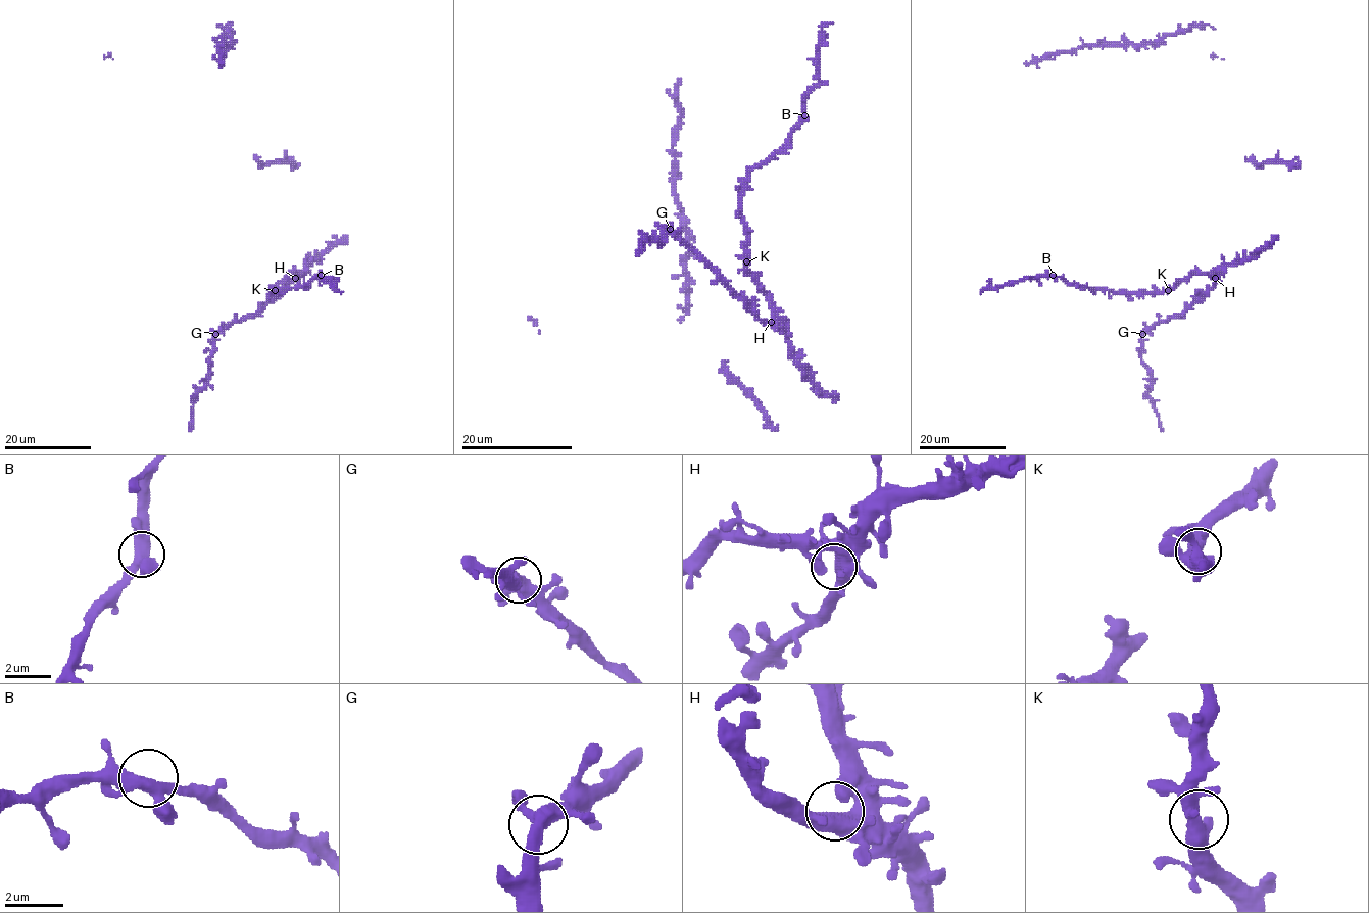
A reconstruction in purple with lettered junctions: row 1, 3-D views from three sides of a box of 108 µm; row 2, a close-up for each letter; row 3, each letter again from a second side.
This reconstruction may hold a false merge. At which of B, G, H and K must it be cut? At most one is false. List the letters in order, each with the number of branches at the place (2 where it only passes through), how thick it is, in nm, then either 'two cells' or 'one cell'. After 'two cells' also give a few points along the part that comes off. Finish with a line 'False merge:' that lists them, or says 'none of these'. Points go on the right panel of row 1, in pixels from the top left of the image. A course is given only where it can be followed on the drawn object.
B: branches 3; calibre 400 nm; one cell
G: branches 3; calibre 400 nm; one cell
H: branches 3; calibre 440 nm; one cell
K: branches 3; calibre 400 nm; one cell
False merge: none of these

